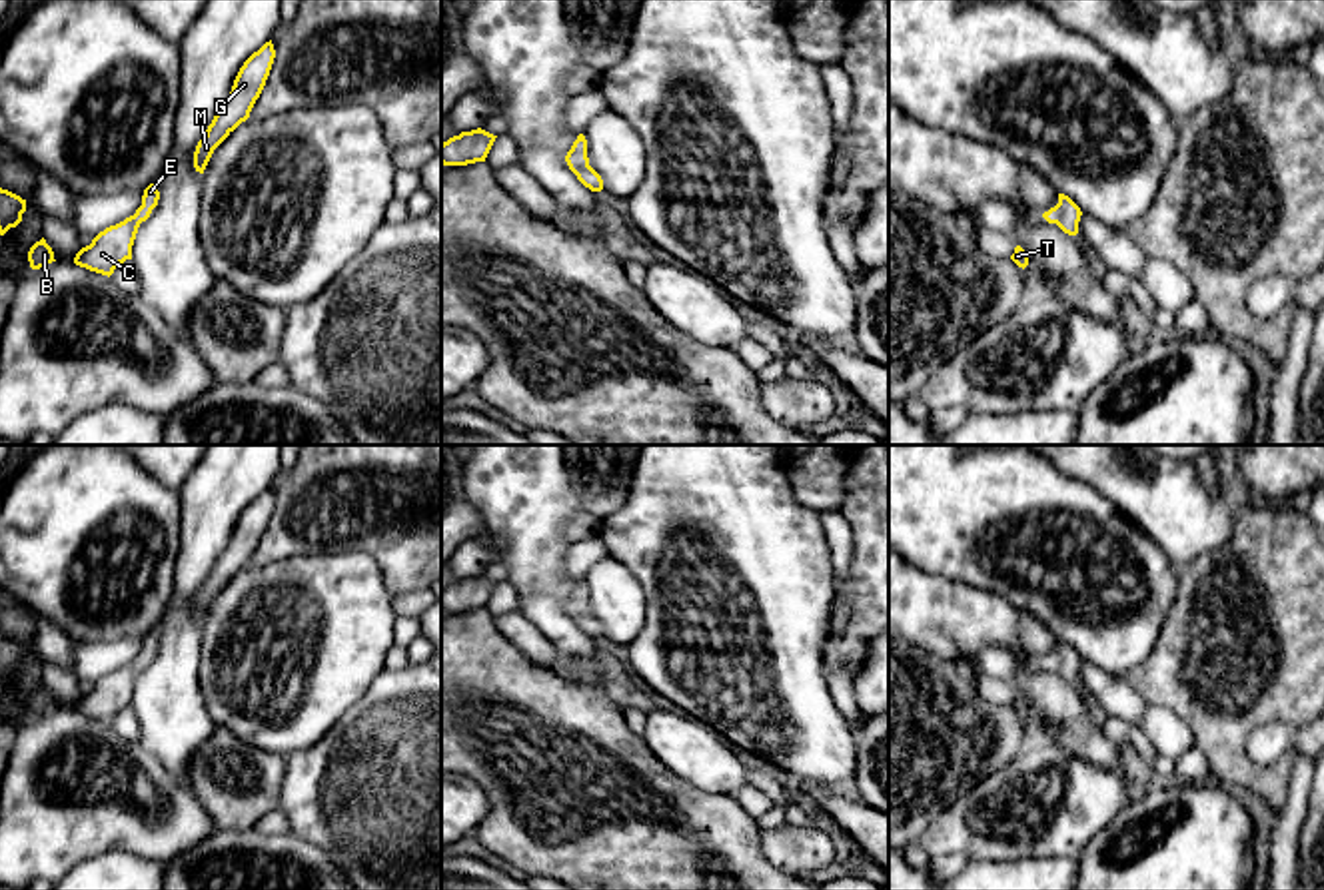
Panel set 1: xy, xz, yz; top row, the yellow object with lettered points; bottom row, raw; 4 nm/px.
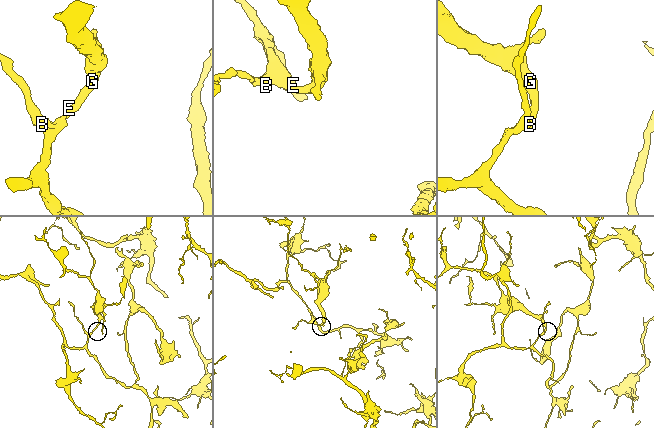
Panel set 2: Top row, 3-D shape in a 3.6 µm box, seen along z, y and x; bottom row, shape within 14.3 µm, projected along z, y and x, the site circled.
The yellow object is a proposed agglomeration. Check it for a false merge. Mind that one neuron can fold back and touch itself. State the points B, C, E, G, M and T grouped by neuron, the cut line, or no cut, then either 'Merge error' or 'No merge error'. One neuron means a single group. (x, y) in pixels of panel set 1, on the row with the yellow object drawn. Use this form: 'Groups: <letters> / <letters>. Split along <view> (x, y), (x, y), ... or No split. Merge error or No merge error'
Groups: B C E G M T. No split. No merge error

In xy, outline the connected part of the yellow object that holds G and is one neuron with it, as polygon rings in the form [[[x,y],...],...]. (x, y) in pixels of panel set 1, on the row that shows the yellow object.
[[[272,40],[266,42],[258,52],[254,52],[240,68],[232,92],[220,106],[206,136],[198,142],[194,152],[194,168],[204,174],[214,150],[242,124],[250,118],[250,112],[260,98],[266,80],[270,76],[276,50]]]

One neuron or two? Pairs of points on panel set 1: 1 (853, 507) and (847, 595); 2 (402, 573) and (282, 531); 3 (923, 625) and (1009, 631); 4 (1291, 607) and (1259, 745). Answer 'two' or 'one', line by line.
1: one
2: one
3: one
4: two

